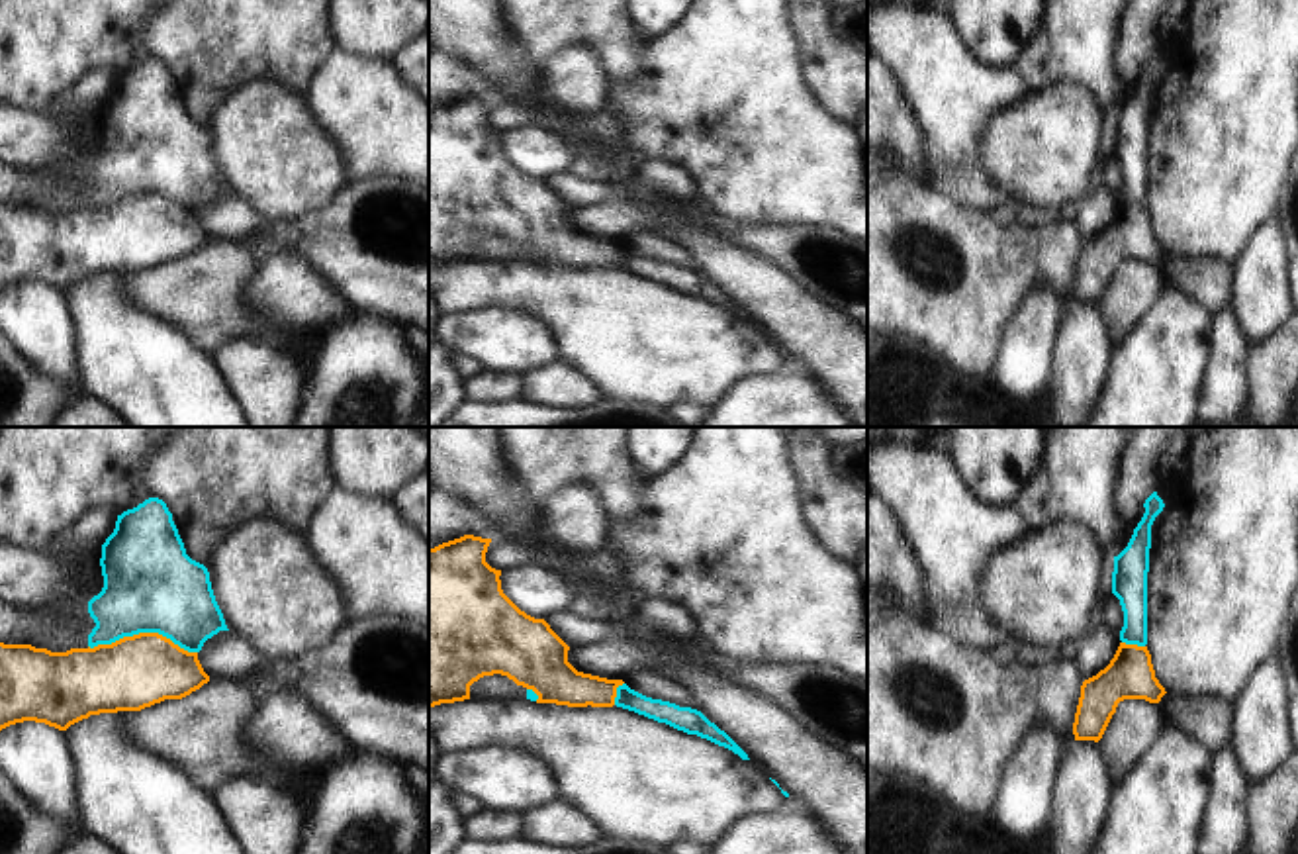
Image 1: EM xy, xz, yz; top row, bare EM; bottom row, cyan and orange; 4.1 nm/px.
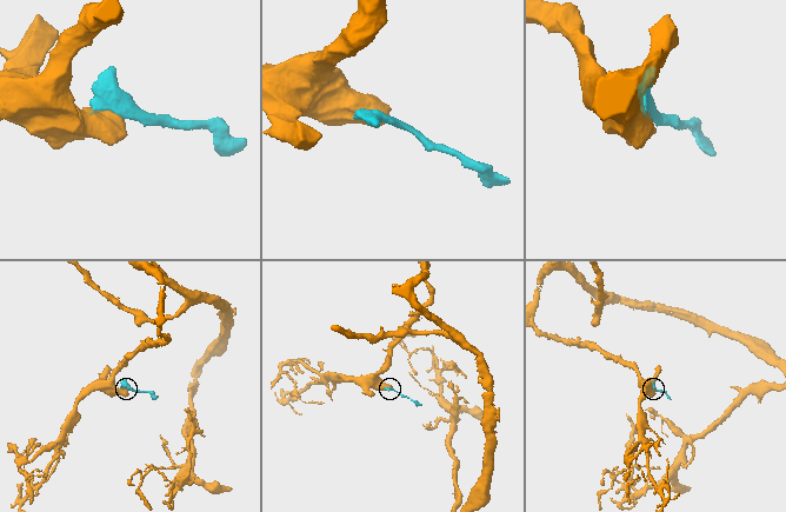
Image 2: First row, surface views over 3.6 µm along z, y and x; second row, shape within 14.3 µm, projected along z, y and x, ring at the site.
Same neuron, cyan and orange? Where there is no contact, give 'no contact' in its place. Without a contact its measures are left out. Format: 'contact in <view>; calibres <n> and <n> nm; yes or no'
contact in xy; calibres 380 and 300 nm; no

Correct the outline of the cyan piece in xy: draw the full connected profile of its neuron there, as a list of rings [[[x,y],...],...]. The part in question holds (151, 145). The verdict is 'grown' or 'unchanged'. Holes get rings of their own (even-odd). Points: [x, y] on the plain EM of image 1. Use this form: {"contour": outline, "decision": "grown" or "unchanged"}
{"contour": [[[149,59],[117,76],[100,127],[102,153],[78,168],[27,172],[0,163],[0,204],[67,214],[159,194],[200,214],[208,200],[229,192],[208,129],[186,116],[162,61]]], "decision": "grown"}

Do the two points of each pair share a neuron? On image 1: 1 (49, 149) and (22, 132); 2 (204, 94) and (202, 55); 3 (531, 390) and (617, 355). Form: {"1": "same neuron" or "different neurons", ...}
{"1": "same neuron", "2": "different neurons", "3": "different neurons"}

